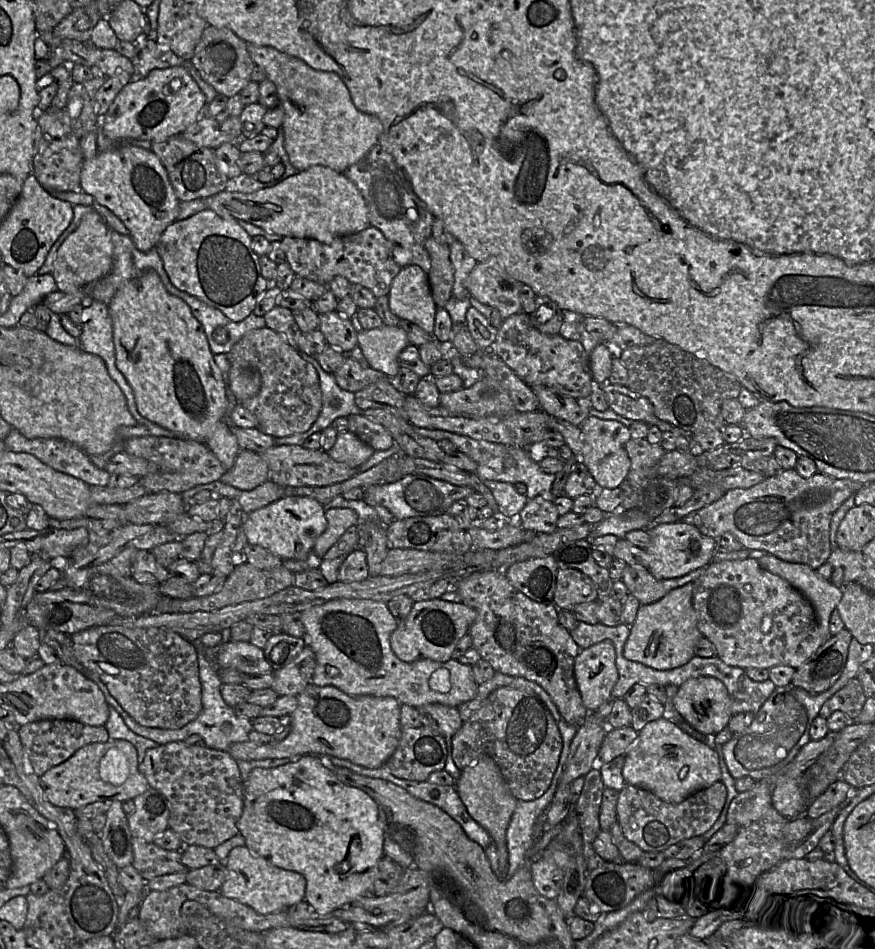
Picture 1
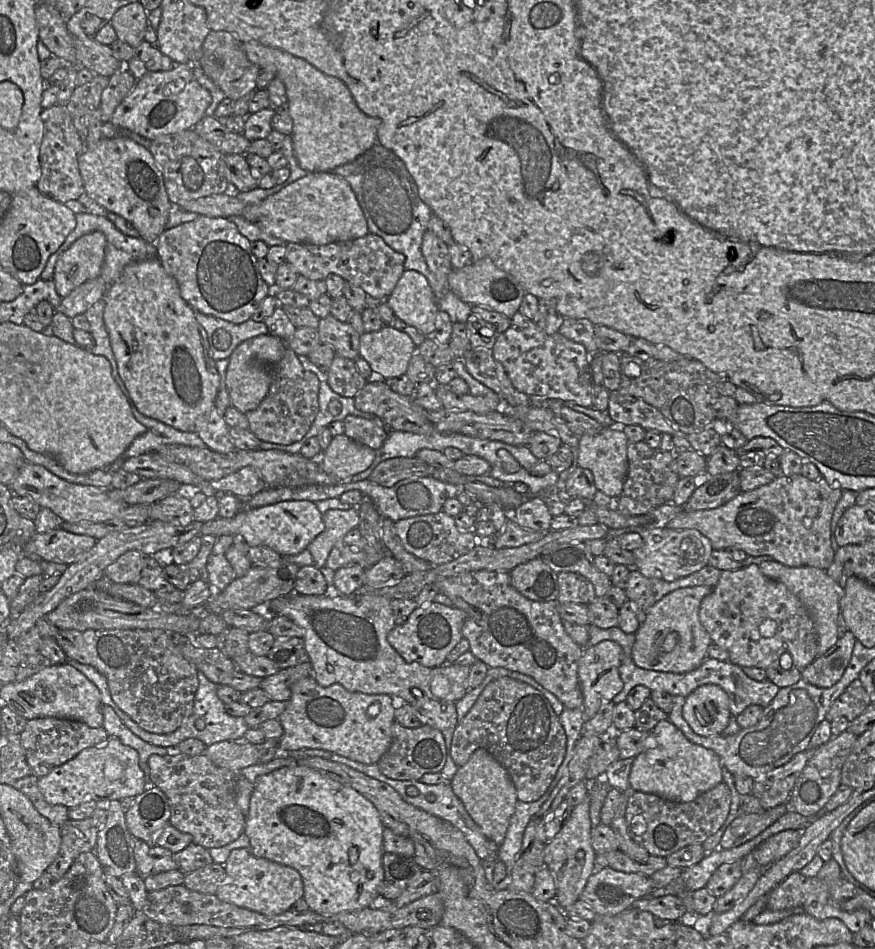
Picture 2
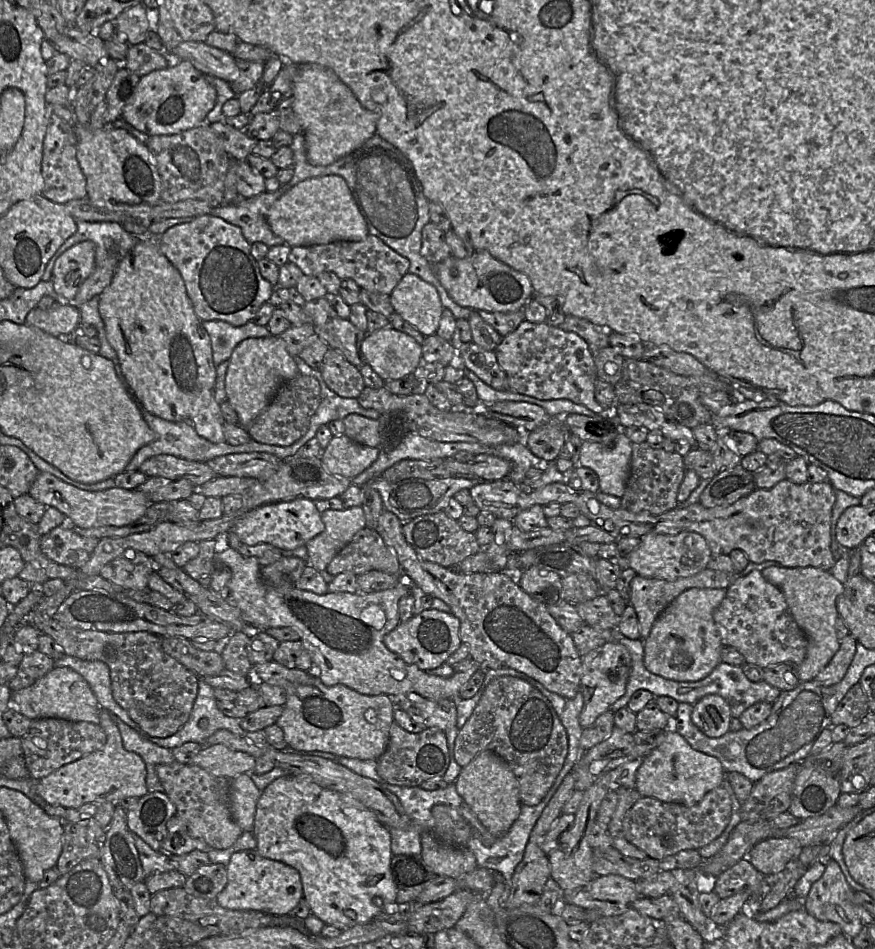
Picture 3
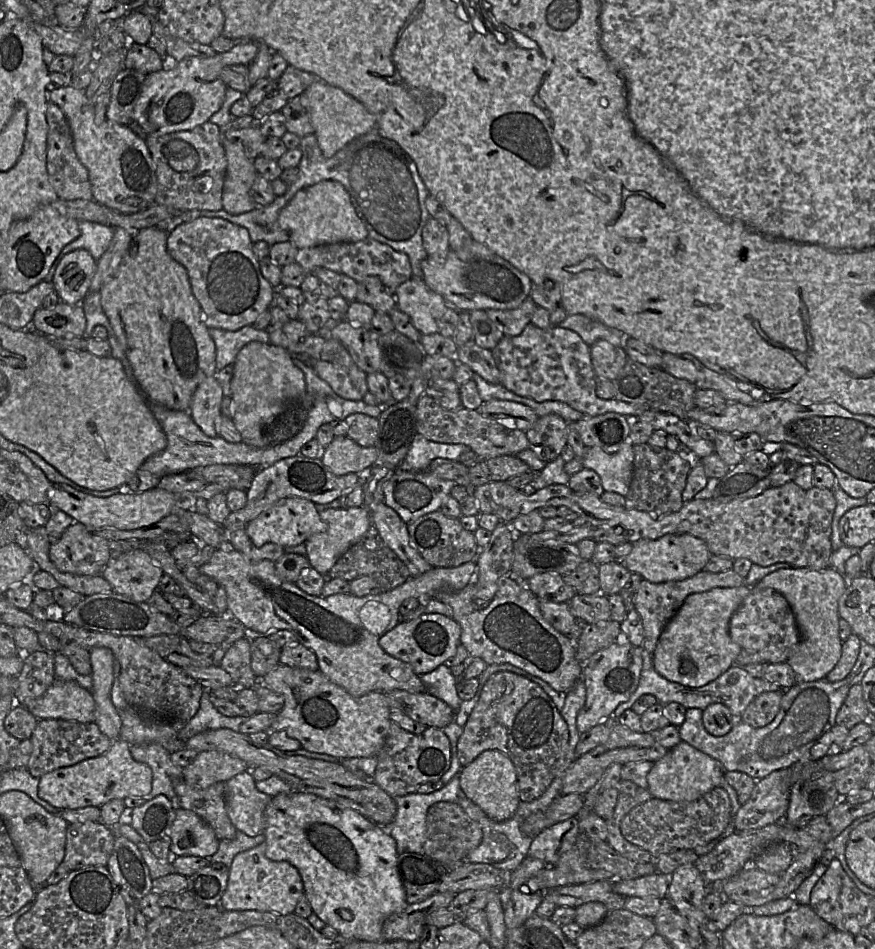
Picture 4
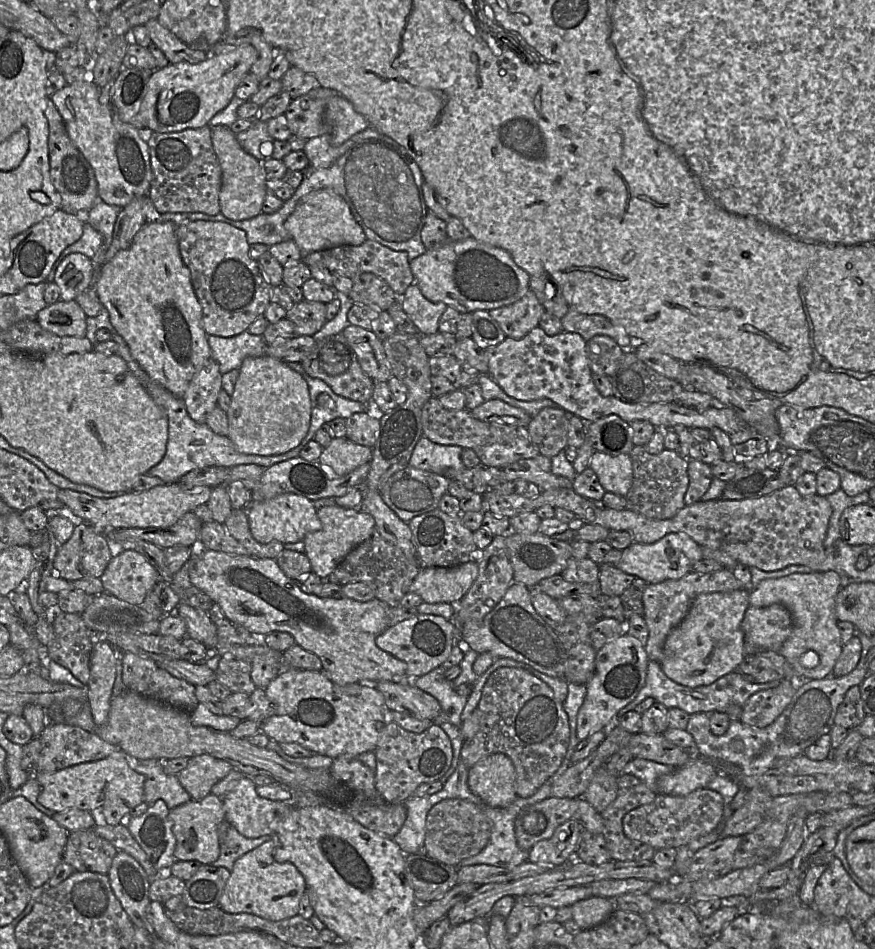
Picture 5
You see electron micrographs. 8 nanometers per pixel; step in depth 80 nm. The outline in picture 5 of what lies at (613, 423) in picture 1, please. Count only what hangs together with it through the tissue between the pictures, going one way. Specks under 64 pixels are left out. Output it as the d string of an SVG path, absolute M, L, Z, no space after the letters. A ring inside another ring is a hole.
M594 451L588 467L596 473L606 492L625 497L632 486L632 460L627 453L610 456Z

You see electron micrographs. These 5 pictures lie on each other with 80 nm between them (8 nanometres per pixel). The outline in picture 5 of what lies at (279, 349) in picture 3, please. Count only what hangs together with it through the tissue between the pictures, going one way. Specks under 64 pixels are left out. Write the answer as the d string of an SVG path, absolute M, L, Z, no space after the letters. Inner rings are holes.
M272 356L246 357L231 395L228 438L243 454L271 456L298 446L311 421L311 400L305 379L288 364Z

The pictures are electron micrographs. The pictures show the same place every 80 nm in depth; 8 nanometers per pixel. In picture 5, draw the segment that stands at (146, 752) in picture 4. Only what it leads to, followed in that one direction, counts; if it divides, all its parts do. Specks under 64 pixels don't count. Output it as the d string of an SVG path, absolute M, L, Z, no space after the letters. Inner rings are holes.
M128 756L130 765L140 774L145 776L144 783L144 801L152 804L155 801L163 800L171 810L176 806L184 804L191 800L191 796L180 784L176 775L168 775L163 770L163 761L157 759L138 760Z

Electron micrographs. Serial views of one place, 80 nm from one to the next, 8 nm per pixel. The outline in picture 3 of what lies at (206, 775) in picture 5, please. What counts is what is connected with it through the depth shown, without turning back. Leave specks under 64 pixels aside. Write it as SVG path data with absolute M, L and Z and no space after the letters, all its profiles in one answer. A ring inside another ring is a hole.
M224 744L202 747L192 759L191 765L196 765L210 774L226 777L230 780L242 773L251 773L256 759L248 753L233 750Z

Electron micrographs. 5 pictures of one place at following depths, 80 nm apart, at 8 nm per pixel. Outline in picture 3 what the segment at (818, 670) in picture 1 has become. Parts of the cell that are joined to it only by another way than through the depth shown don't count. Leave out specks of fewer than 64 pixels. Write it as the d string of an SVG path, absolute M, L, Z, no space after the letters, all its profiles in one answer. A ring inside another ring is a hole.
M850 633L842 639L838 651L814 680L823 686L839 683L844 678L854 658L856 643L856 639Z

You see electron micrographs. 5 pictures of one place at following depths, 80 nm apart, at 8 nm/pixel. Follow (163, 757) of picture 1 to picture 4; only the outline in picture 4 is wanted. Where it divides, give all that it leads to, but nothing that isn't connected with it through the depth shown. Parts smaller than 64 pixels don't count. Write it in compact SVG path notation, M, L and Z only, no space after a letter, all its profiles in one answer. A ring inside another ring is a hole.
M182 778L176 781L176 807L193 811L208 823L218 840L233 839L237 829L231 823L225 805L225 783L217 782L205 789L194 788Z

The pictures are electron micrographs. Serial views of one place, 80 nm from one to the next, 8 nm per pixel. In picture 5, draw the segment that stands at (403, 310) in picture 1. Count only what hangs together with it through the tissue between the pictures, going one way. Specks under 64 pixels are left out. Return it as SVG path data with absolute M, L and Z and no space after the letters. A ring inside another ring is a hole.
M416 283L411 284L401 296L404 311L411 318L420 335L435 334L439 331L439 321L447 305L432 302L421 292Z

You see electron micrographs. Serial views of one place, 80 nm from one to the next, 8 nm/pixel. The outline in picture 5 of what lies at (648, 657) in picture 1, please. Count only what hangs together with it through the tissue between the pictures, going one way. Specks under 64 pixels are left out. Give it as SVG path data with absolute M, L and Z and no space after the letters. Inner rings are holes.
M750 591L700 594L682 620L665 640L660 666L674 682L687 687L710 685L720 677L736 671L746 658L745 637L741 623L750 606Z

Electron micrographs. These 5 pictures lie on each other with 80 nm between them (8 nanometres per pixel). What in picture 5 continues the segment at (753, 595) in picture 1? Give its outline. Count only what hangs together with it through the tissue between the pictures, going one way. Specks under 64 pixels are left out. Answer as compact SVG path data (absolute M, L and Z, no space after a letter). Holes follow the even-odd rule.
M782 604L766 607L750 605L745 611L741 628L749 647L779 652L793 631L793 619Z

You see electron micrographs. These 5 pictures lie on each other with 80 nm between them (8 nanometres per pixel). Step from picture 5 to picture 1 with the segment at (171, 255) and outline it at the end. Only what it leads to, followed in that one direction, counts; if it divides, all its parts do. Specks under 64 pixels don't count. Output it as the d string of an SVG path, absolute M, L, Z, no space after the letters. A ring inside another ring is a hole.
M150 270L121 285L107 307L112 320L116 366L134 392L136 407L139 414L152 423L175 433L178 437L205 443L217 424L224 419L227 408L227 396L221 370L215 363L214 355L210 350L204 329L192 314L189 305L179 297L169 293L157 272Z

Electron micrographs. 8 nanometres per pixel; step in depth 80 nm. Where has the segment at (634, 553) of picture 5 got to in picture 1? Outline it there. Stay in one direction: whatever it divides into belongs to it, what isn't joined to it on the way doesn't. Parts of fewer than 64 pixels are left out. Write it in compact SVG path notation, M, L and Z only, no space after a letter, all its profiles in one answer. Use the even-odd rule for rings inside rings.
M683 521L662 523L649 527L650 544L645 549L649 556L649 572L656 579L671 579L684 576L712 562L717 540L702 534L695 526Z

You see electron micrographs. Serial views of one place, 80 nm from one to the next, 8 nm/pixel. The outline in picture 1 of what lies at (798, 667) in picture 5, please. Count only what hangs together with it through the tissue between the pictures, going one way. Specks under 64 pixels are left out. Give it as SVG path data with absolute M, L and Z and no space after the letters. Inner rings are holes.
M769 553L758 561L762 568L789 582L811 602L819 620L824 641L828 639L831 636L830 617L843 596L843 590L809 565L786 562Z

